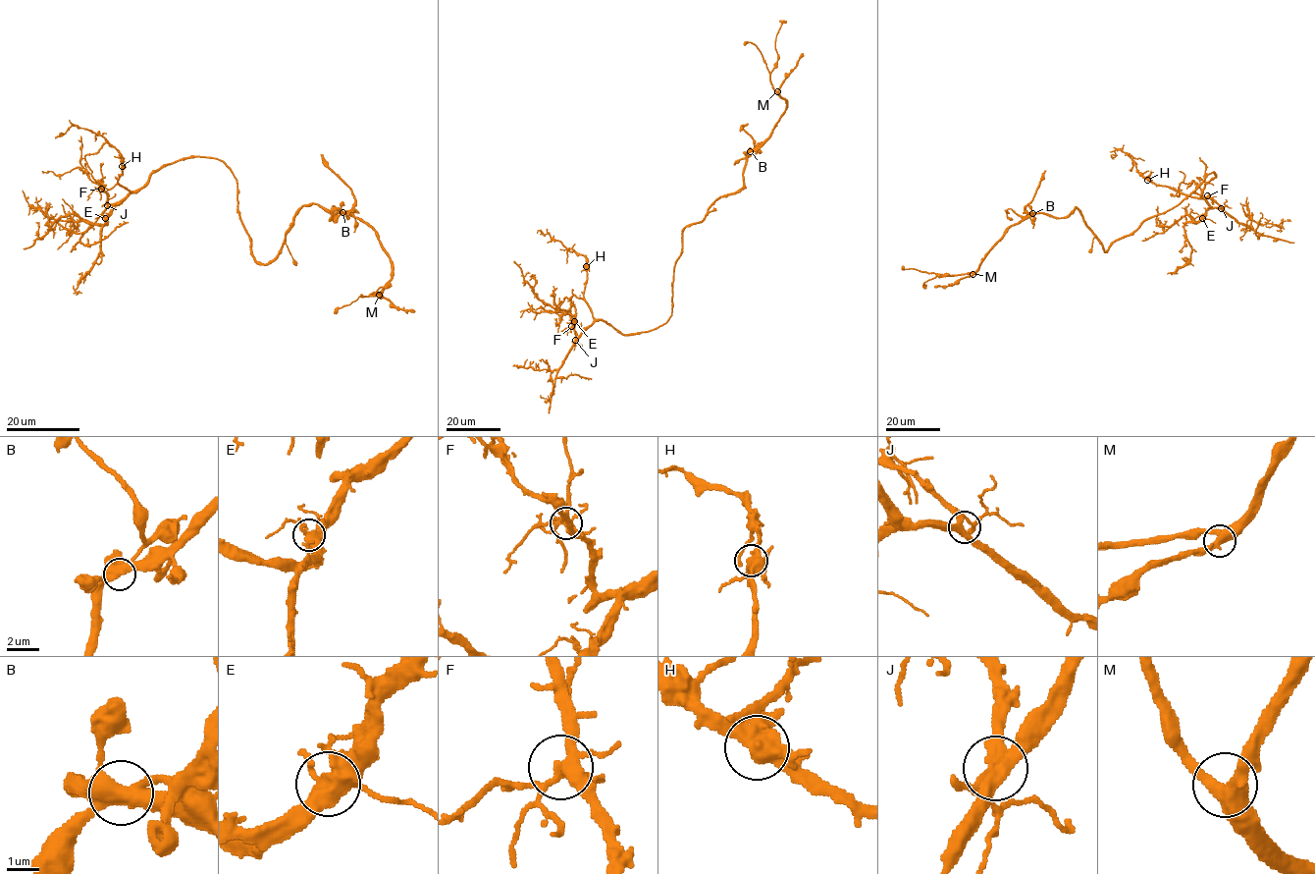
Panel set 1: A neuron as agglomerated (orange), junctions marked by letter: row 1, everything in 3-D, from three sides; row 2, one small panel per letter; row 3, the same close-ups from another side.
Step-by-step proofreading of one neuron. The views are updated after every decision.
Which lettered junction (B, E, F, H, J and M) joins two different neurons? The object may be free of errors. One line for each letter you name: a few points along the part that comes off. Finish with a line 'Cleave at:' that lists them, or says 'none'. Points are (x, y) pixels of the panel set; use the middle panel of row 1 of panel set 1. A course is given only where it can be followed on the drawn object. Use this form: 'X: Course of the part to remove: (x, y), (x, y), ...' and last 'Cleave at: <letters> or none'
Cleave at: none

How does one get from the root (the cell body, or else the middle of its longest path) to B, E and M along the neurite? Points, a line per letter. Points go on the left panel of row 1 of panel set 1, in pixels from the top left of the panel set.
B: (250, 244), (253, 257), (267, 264), (278, 253), (285, 232), (302, 206), (318, 204), (333, 218), (343, 212)
E: (250, 244), (238, 212), (237, 180), (222, 161), (205, 156), (182, 158), (155, 170), (105, 218)
M: (250, 244), (267, 264), (302, 206), (318, 204), (333, 218), (351, 212), (391, 263), (379, 295)

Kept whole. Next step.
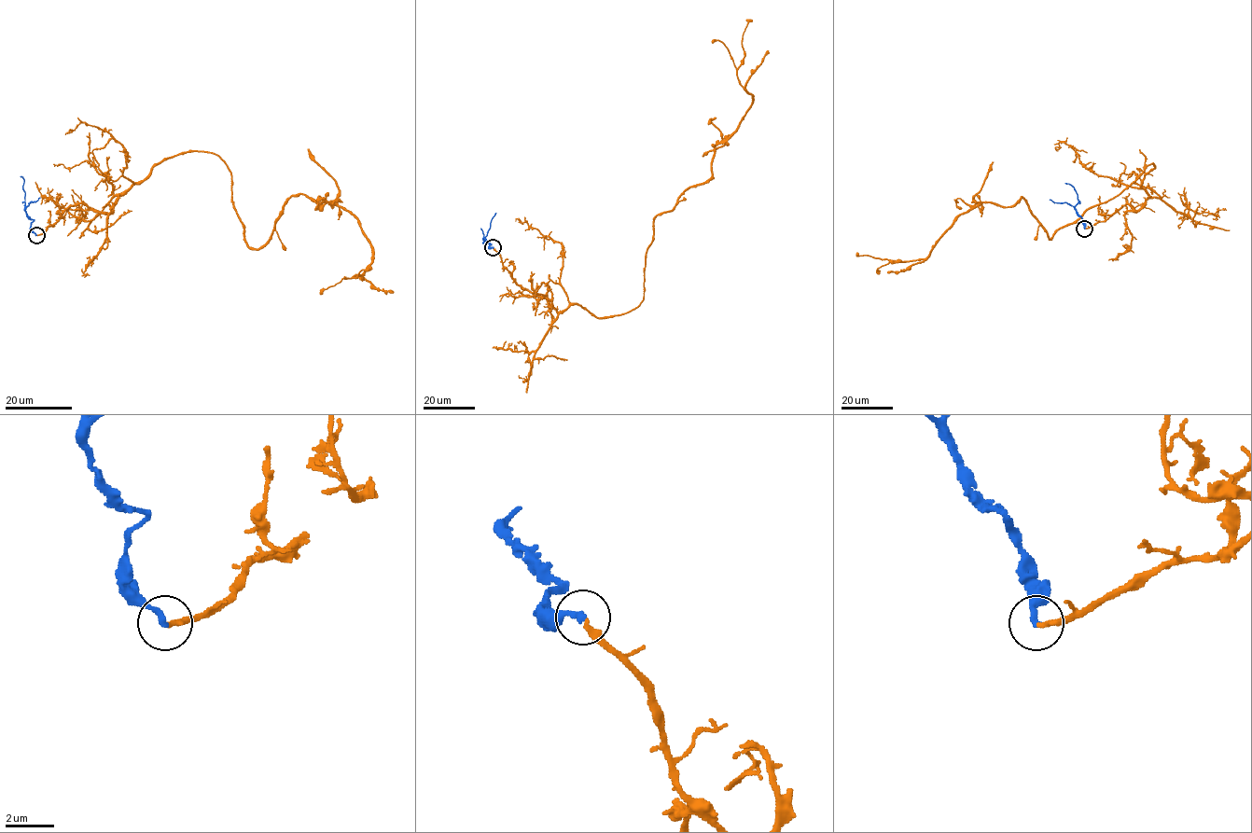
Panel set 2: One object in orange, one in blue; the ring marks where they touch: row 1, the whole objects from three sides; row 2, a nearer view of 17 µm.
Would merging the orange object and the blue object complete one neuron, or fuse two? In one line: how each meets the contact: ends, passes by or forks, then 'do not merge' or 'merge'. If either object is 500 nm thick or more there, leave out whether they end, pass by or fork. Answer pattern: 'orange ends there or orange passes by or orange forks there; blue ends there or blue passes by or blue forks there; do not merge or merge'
orange ends there; blue ends there; merge

